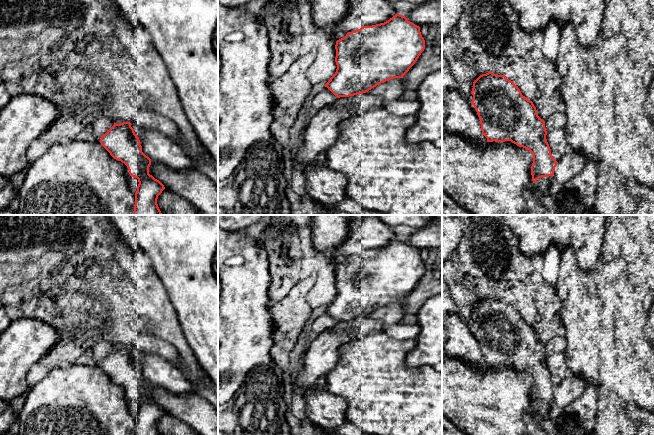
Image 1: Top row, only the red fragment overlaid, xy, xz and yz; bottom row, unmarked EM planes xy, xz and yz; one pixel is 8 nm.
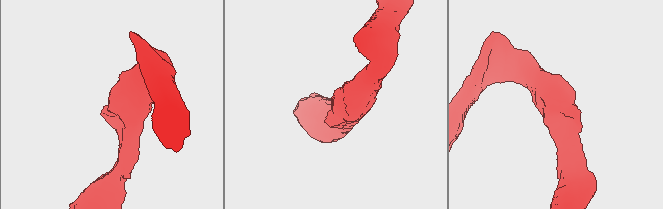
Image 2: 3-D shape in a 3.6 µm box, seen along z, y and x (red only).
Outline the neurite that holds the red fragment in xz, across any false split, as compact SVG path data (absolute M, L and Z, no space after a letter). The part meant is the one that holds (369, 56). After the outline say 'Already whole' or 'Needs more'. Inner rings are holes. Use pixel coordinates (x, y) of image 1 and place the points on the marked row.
M396 14L388 21L363 26L336 41L335 74L325 84L337 98L363 94L390 79L403 78L425 49L420 27Z. Already whole

